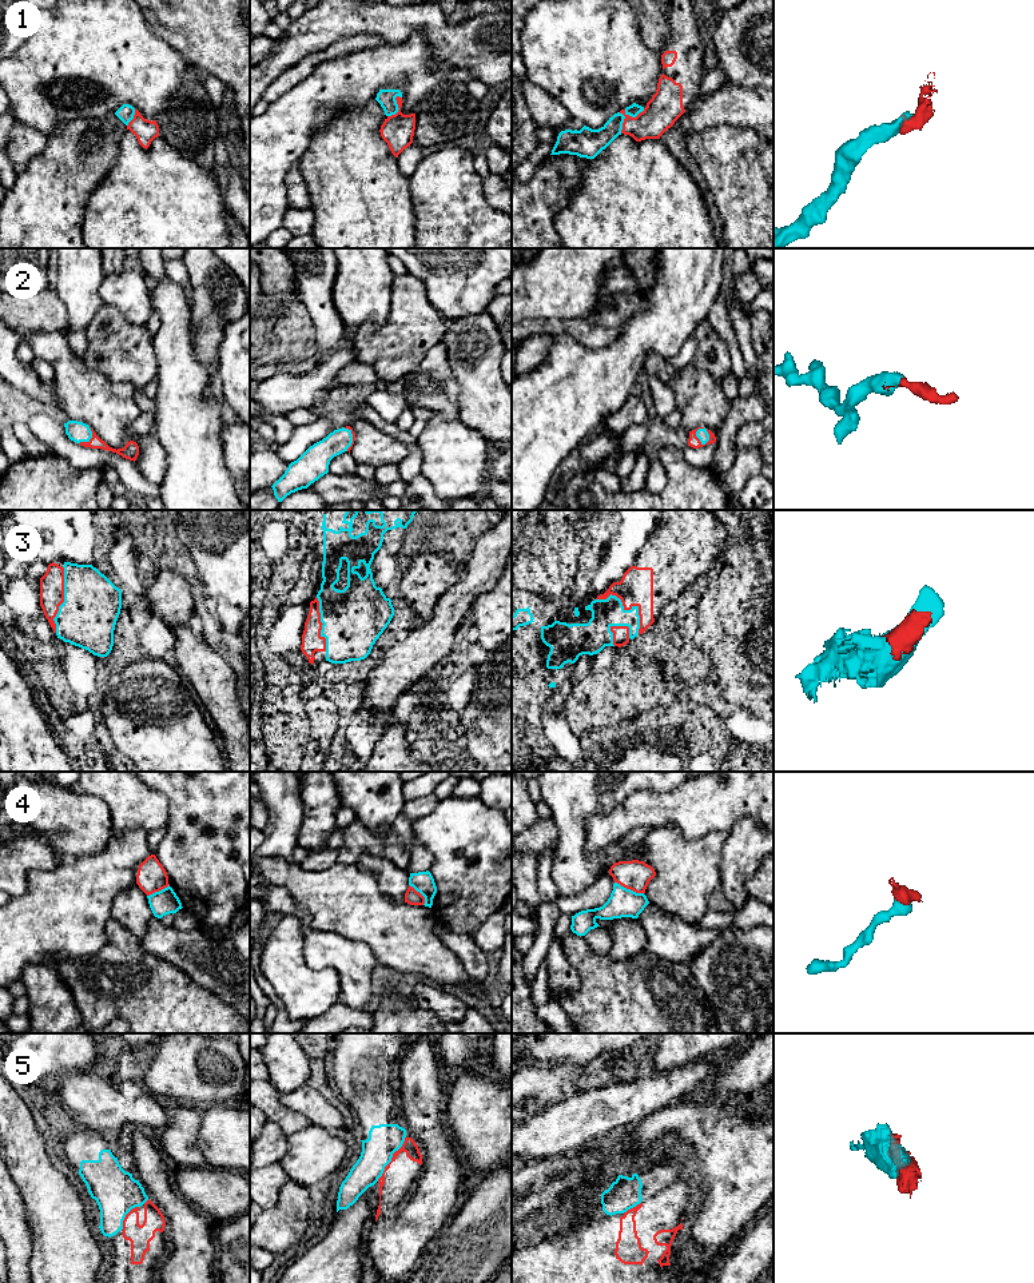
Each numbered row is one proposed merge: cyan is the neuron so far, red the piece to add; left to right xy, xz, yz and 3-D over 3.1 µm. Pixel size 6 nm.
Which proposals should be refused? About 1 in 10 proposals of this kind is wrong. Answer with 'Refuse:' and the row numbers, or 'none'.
Refuse: 4, 5

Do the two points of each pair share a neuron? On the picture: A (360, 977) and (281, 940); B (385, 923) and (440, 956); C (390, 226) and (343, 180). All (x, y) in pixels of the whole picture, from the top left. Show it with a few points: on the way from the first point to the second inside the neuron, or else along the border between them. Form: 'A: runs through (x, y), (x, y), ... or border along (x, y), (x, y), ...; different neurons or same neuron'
A: border along (298, 920), (305, 961), (331, 968); different neurons
B: runs through (398, 935), (409, 945), (426, 955); same neuron
C: runs through (378, 215), (356, 192); same neuron

